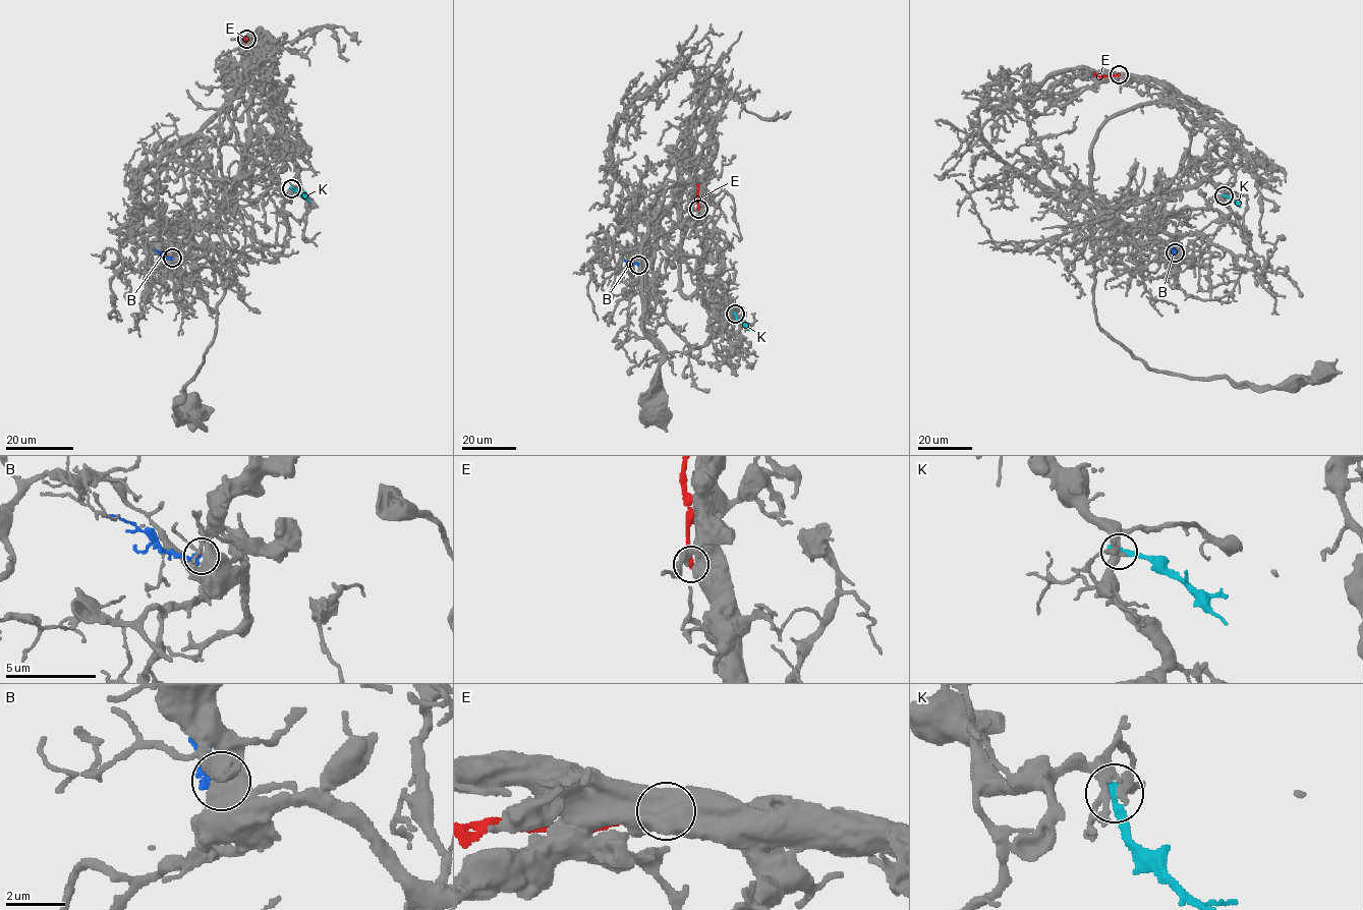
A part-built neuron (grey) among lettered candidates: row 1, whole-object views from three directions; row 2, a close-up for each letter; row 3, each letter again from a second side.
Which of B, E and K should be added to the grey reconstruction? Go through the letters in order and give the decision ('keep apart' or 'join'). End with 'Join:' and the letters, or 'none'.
B: keep apart
E: keep apart
K: keep apart
Join: none

